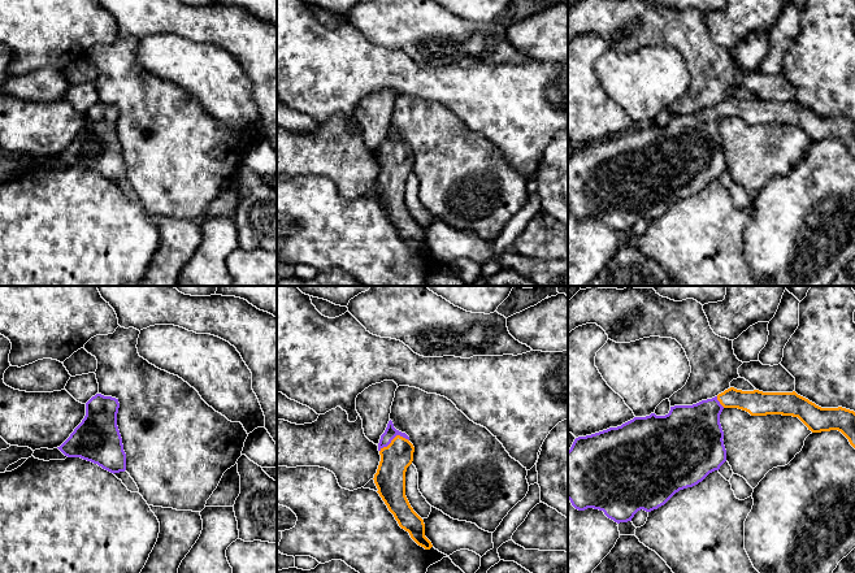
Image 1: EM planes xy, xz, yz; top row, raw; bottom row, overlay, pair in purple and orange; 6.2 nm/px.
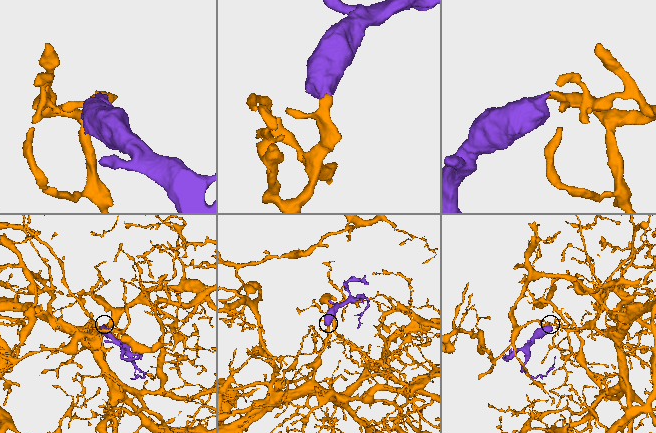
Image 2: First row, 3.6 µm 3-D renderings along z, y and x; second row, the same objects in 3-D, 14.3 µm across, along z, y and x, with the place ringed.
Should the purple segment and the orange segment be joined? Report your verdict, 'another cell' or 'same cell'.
same cell

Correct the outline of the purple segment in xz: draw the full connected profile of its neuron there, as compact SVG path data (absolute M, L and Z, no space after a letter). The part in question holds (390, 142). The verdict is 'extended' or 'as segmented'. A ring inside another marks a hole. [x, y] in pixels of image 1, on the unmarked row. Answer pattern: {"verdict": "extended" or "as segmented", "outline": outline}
{"verdict": "extended", "outline": "M390 129L378 152L381 170L374 183L378 203L399 235L425 259L433 256L425 246L424 229L413 220L405 205L405 181L413 170L415 156L409 146L394 136Z"}

